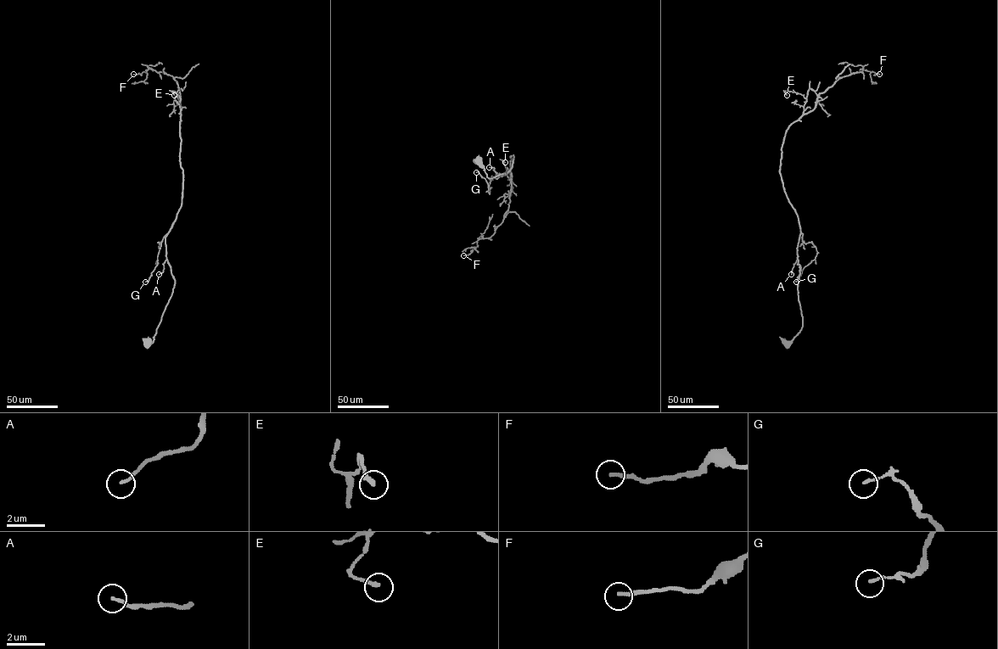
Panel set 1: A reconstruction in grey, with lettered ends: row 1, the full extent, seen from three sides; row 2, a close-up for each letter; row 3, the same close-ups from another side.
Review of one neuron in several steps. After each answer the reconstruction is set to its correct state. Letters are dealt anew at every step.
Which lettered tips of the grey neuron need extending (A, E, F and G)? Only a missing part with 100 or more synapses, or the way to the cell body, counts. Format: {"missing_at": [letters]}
{"missing_at": []}

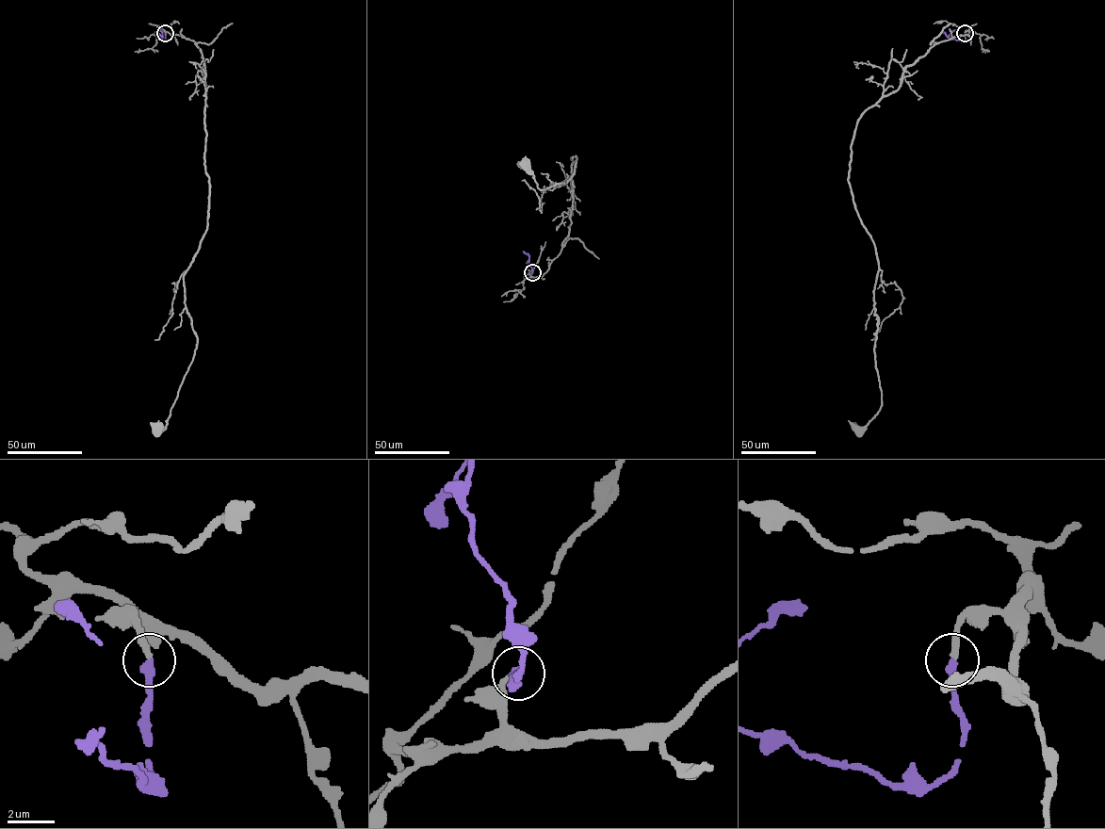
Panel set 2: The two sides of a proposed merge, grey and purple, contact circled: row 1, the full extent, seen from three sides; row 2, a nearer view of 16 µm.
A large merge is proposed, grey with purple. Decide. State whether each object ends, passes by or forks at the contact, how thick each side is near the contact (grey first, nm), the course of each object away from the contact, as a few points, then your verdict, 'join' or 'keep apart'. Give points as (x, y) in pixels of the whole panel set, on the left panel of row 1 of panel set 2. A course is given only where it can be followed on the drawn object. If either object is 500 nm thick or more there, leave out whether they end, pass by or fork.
grey ends; purple ends; calibres 280 and 380 nm; course grey (165, 34), (192, 40), (204, 62), (209, 208), (207, 228), (184, 277), (197, 346), (167, 424), (156, 429); course purple (165, 34), (165, 41), (160, 30); join

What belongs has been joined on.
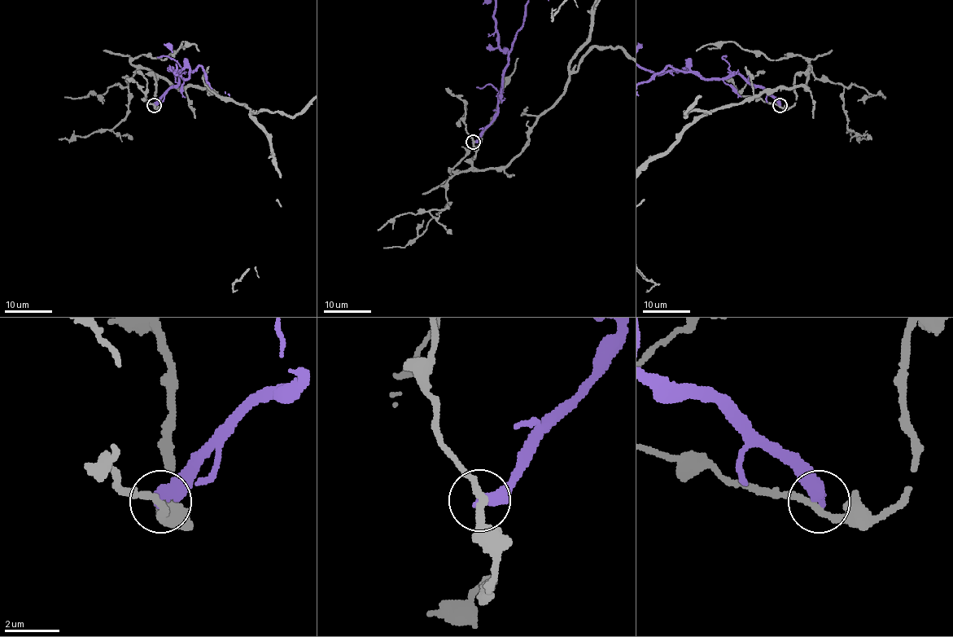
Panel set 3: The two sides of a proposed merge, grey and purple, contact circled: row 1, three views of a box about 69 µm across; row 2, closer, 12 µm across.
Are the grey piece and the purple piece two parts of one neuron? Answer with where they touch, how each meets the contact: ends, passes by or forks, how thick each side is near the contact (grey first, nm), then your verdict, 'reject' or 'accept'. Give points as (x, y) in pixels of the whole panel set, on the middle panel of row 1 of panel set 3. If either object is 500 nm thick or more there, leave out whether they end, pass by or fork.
(473, 142) | grey passes by | purple ends | 240/460 nm | reject

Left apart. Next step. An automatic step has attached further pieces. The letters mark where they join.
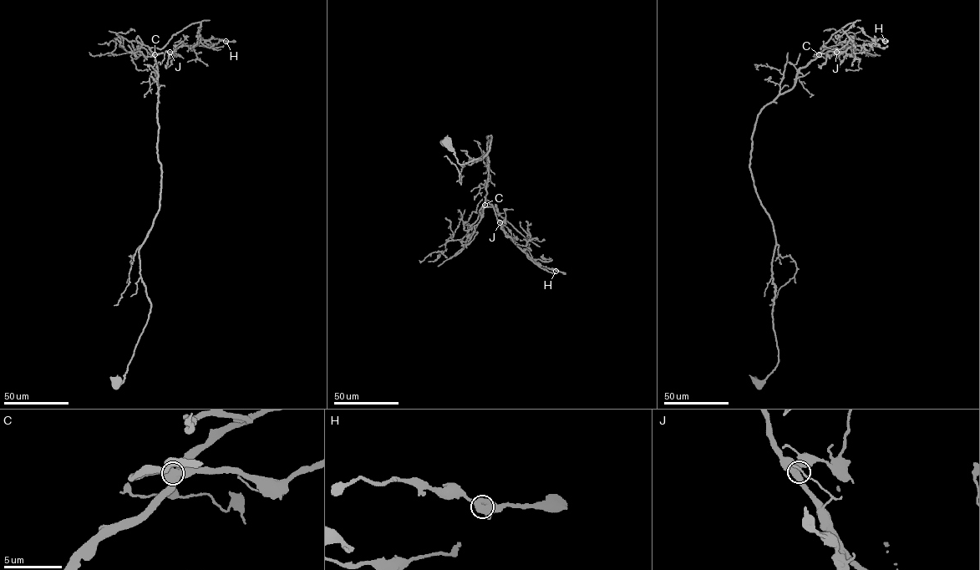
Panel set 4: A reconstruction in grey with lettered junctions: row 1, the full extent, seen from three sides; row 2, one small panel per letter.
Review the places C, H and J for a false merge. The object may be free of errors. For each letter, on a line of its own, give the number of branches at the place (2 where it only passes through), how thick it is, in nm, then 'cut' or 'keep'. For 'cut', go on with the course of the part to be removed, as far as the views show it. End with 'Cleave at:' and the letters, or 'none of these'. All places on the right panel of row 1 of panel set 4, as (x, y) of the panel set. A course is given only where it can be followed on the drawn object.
C: 3 | 650 nm | cut | (819, 54), (845, 52), (851, 47), (868, 44), (872, 39), (888, 41)
H: 3 | 650 nm | keep
J: 3 | 600 nm | keep
Cleave at: C

